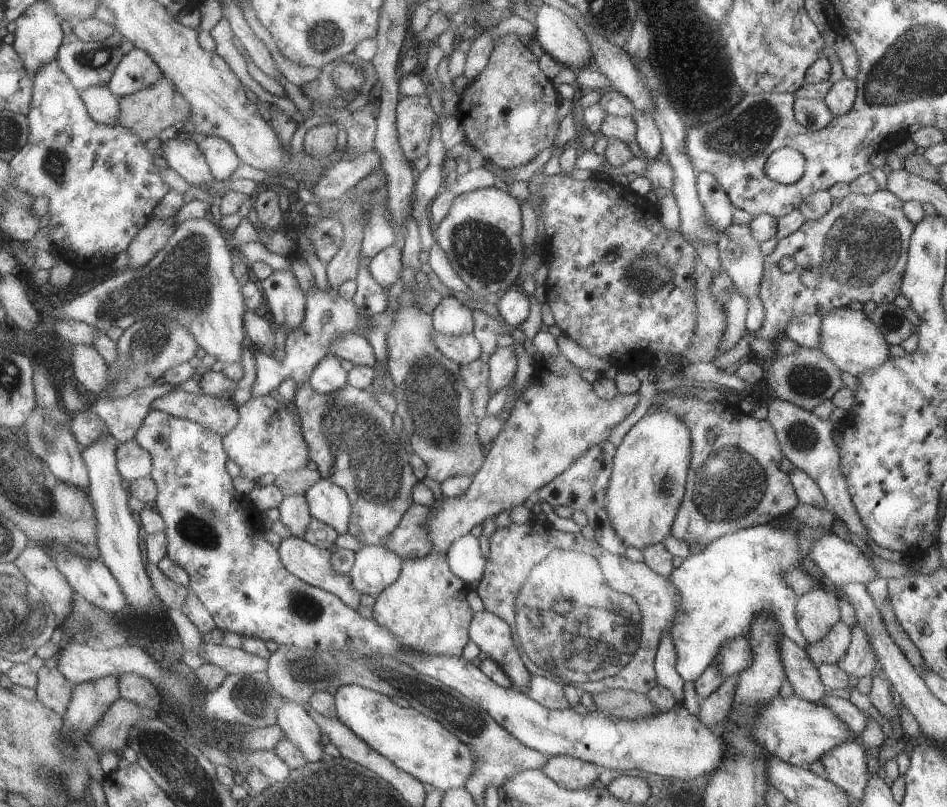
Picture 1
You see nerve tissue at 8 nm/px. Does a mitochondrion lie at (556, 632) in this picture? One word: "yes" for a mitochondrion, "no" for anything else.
yes

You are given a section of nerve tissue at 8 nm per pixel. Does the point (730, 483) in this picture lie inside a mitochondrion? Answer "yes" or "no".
yes

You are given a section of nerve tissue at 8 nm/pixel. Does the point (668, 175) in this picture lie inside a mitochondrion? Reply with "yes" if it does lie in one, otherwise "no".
no

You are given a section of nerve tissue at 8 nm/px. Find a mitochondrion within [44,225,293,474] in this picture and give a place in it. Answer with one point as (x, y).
(180, 283)

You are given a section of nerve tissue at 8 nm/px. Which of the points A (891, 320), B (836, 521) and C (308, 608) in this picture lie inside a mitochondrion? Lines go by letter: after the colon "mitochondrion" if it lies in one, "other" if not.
A: mitochondrion
B: other
C: mitochondrion

